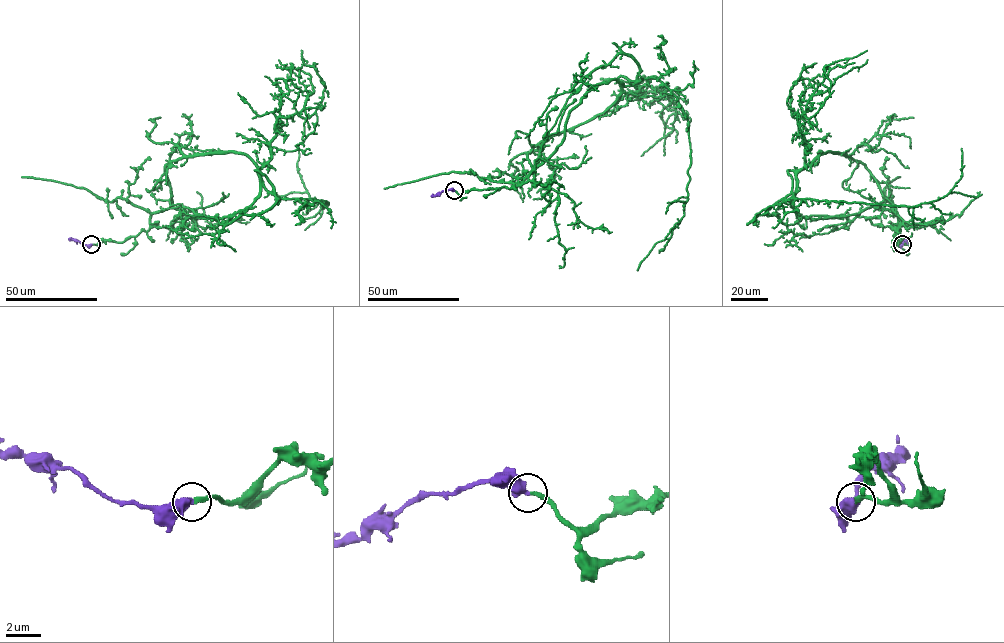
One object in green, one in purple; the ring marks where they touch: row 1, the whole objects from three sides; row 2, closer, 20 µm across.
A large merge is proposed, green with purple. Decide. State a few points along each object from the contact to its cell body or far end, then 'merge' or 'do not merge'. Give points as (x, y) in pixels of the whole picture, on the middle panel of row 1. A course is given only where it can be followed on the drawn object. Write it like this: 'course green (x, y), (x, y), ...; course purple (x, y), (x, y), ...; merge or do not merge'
course green (454, 191), (510, 189), (560, 144), (592, 88), (657, 78), (686, 117), (691, 158), (684, 215), (660, 250); course purple (454, 191), (442, 191), (431, 196); merge

